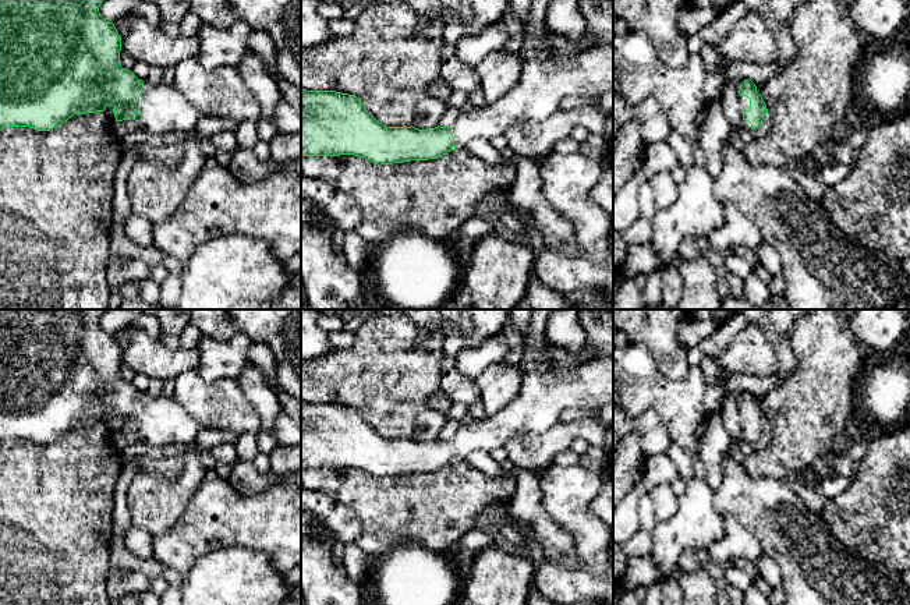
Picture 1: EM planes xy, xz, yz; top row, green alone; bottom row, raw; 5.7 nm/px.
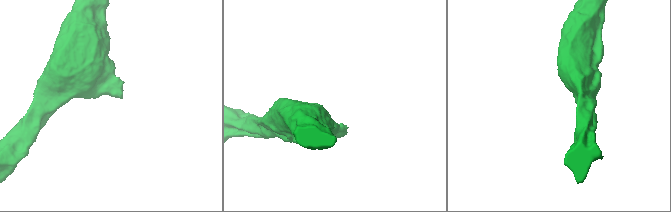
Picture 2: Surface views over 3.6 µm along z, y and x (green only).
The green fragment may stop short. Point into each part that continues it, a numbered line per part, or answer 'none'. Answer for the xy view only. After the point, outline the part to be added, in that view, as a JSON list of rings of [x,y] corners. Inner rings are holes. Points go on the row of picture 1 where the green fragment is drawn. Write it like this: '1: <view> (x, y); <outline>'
1: xy (165, 109); [[[146,79],[139,96],[139,110],[142,118],[138,127],[146,134],[181,131],[190,135],[203,117],[174,84],[162,82],[153,86]]]

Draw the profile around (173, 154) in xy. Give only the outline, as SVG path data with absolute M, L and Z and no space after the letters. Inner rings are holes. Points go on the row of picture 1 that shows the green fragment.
M185 139L170 145L134 144L138 146L137 159L145 158L159 164L177 166L185 155Z

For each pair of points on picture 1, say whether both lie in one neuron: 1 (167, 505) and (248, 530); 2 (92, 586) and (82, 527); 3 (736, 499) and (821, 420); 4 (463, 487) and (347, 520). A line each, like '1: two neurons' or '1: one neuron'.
1: two neurons
2: one neuron
3: two neurons
4: two neurons

